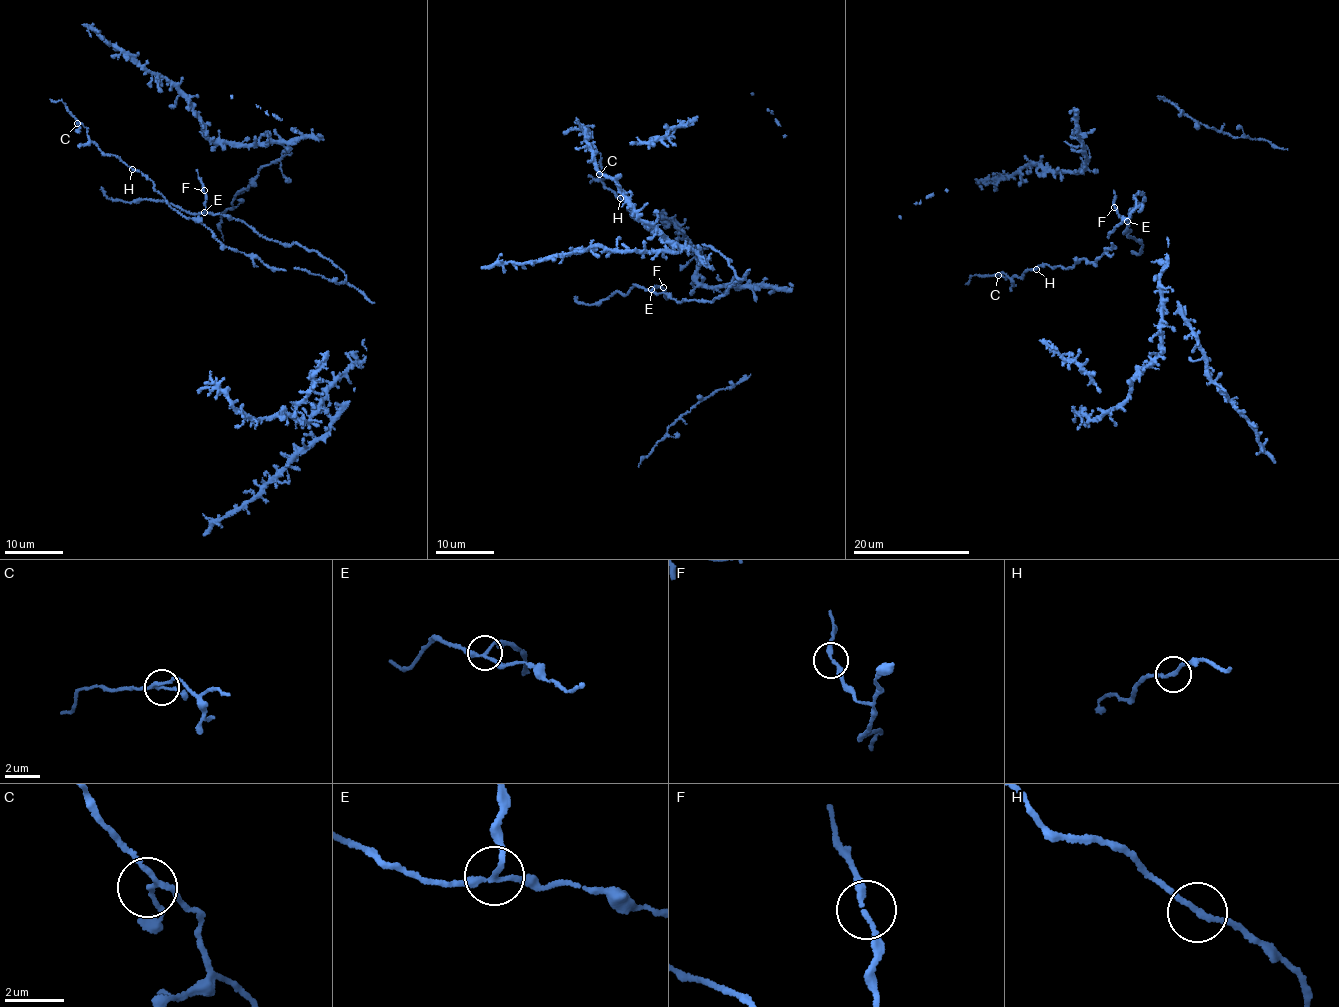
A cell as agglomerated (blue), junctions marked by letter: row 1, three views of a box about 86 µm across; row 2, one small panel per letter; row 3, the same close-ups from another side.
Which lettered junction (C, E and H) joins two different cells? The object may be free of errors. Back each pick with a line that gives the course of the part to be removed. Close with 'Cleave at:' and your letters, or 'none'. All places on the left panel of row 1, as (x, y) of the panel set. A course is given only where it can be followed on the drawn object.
E: (205, 212), (204, 191), (196, 170)
Cleave at: E

